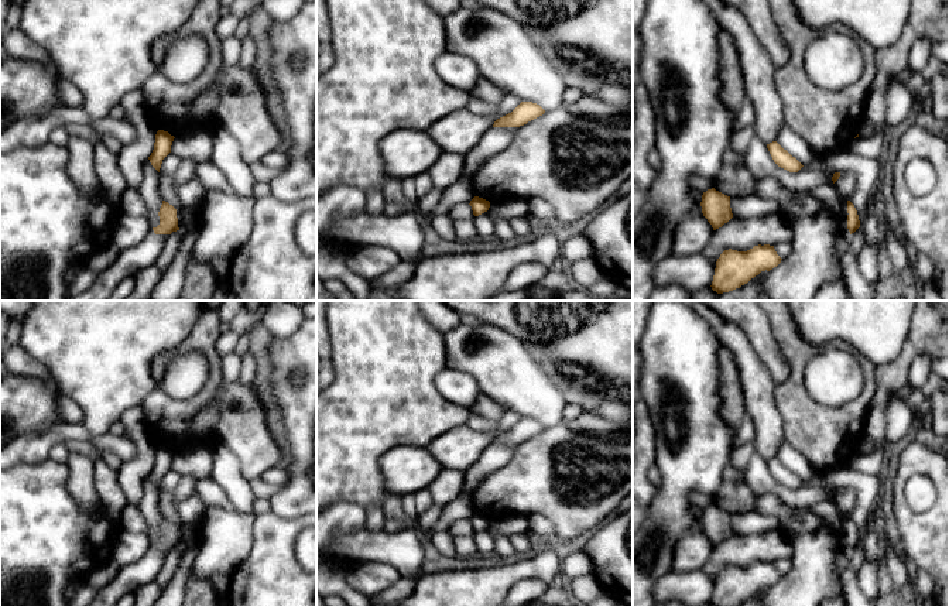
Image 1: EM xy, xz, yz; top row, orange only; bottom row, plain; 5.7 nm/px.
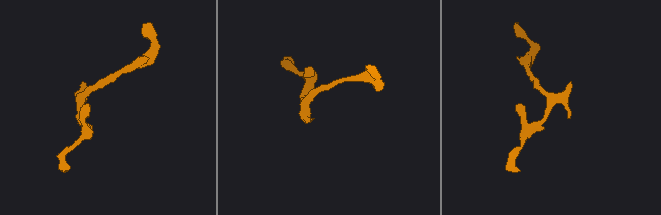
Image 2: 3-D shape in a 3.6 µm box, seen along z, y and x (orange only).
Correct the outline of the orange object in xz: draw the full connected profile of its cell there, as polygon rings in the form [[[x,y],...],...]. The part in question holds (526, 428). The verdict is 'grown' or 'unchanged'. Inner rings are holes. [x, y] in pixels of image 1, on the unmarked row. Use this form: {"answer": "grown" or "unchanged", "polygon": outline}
{"answer": "unchanged", "polygon": [[[521,418],[511,429],[497,435],[493,444],[520,444],[542,432],[545,427],[532,418]]]}

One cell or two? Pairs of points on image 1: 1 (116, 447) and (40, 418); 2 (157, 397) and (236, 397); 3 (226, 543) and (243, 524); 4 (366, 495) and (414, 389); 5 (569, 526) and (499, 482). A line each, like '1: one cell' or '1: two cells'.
1: two cells
2: one cell
3: one cell
4: one cell
5: one cell

